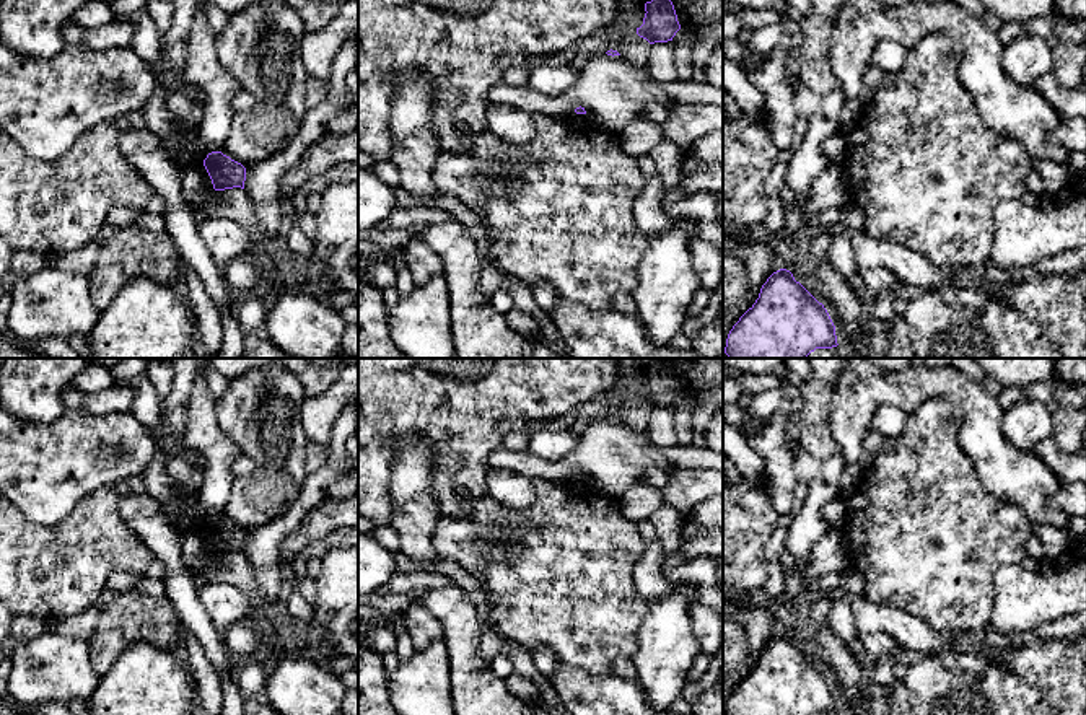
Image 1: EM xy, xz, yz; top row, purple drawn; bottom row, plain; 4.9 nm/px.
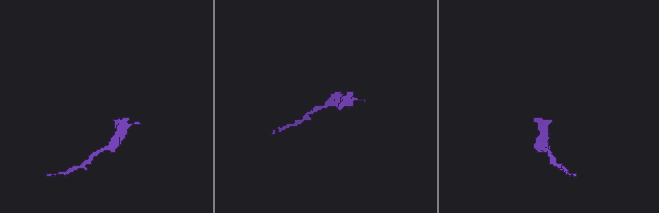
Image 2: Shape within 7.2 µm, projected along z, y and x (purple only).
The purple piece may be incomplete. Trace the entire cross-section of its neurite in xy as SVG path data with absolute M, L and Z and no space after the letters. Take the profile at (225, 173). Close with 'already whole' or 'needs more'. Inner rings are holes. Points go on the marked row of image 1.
M212 151L204 160L204 166L212 179L215 191L225 191L233 187L244 189L246 168L223 155L221 151Z | already whole

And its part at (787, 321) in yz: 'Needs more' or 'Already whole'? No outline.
Already whole

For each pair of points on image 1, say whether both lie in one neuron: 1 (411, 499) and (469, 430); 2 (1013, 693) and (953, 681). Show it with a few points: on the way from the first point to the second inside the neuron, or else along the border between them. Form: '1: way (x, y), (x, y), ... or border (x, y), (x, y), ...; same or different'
1: border (420, 438), (433, 451), (432, 495), (440, 513); different
2: way (998, 693), (984, 693), (967, 684); same

